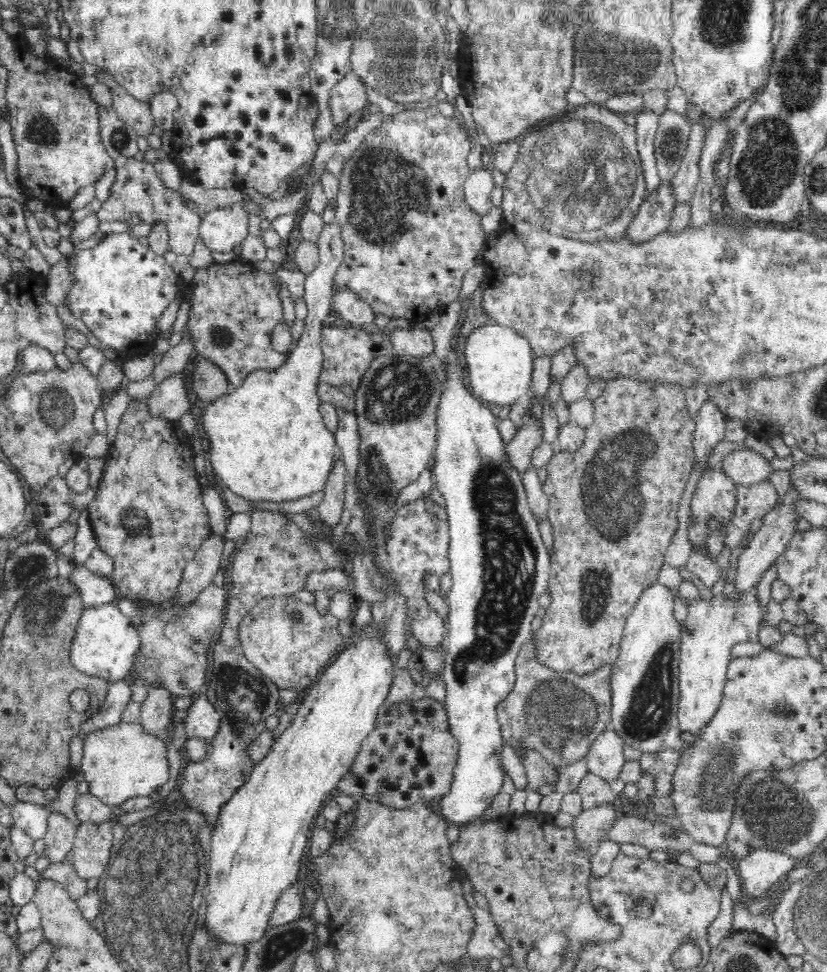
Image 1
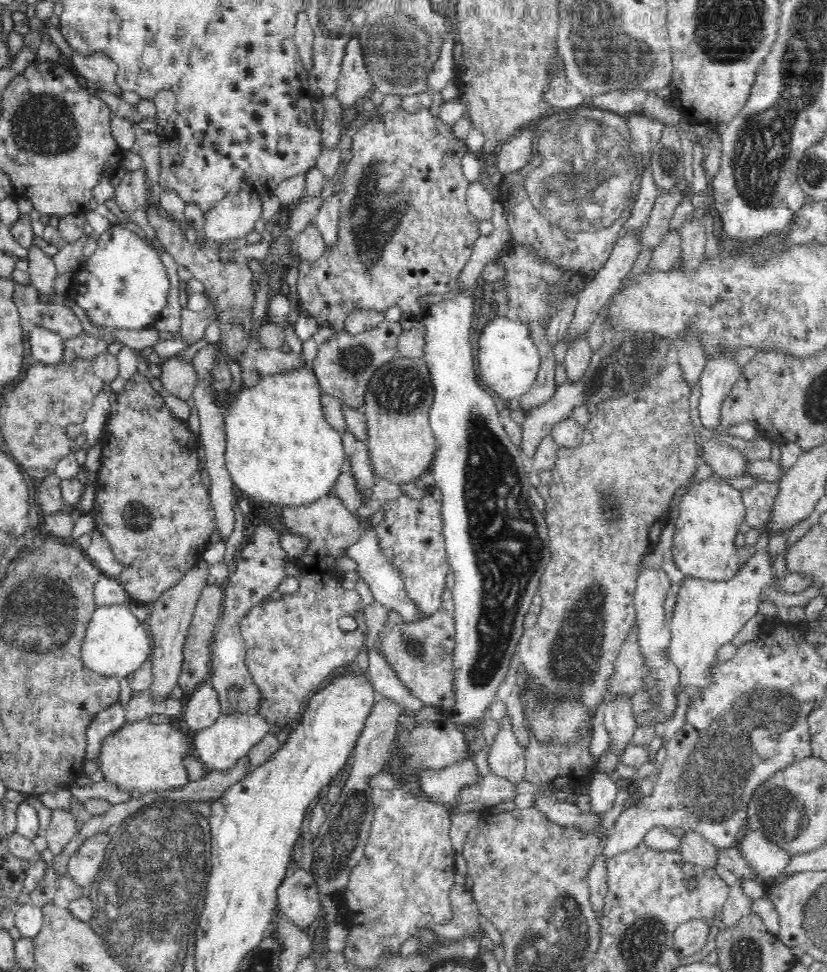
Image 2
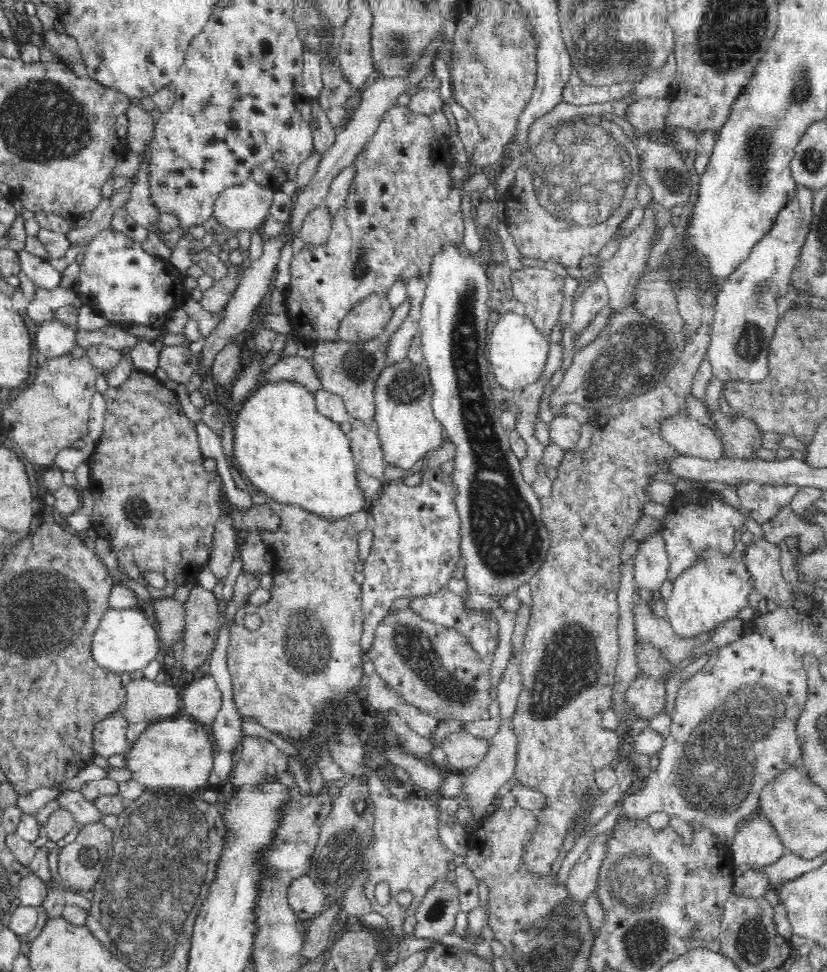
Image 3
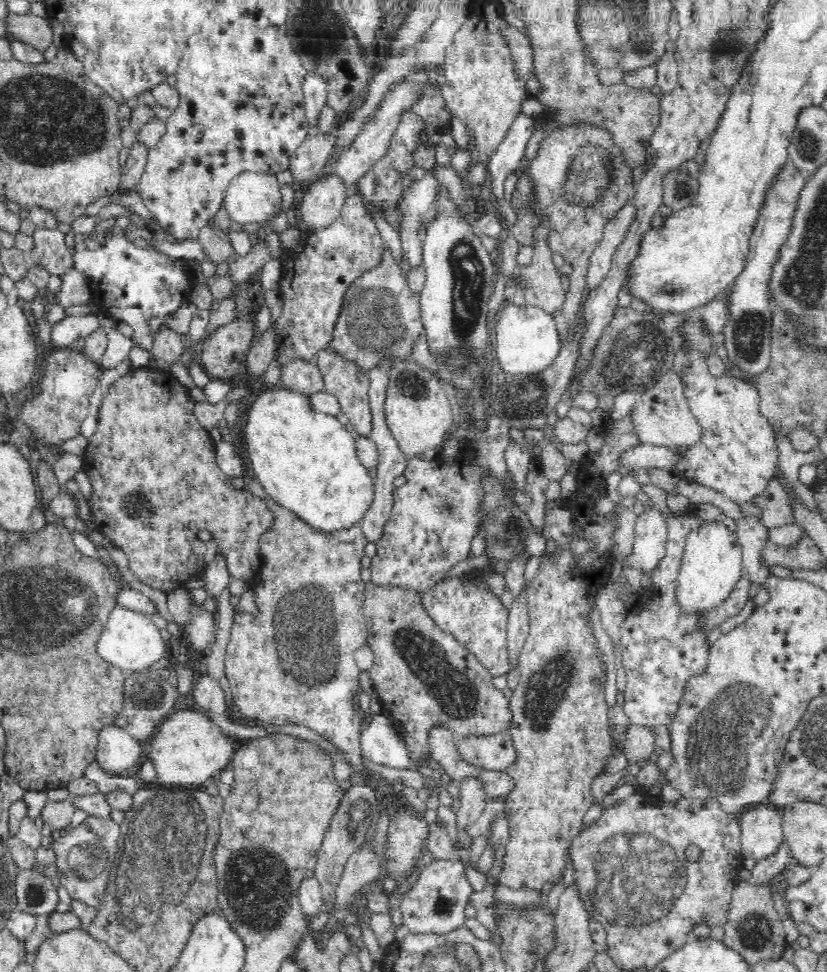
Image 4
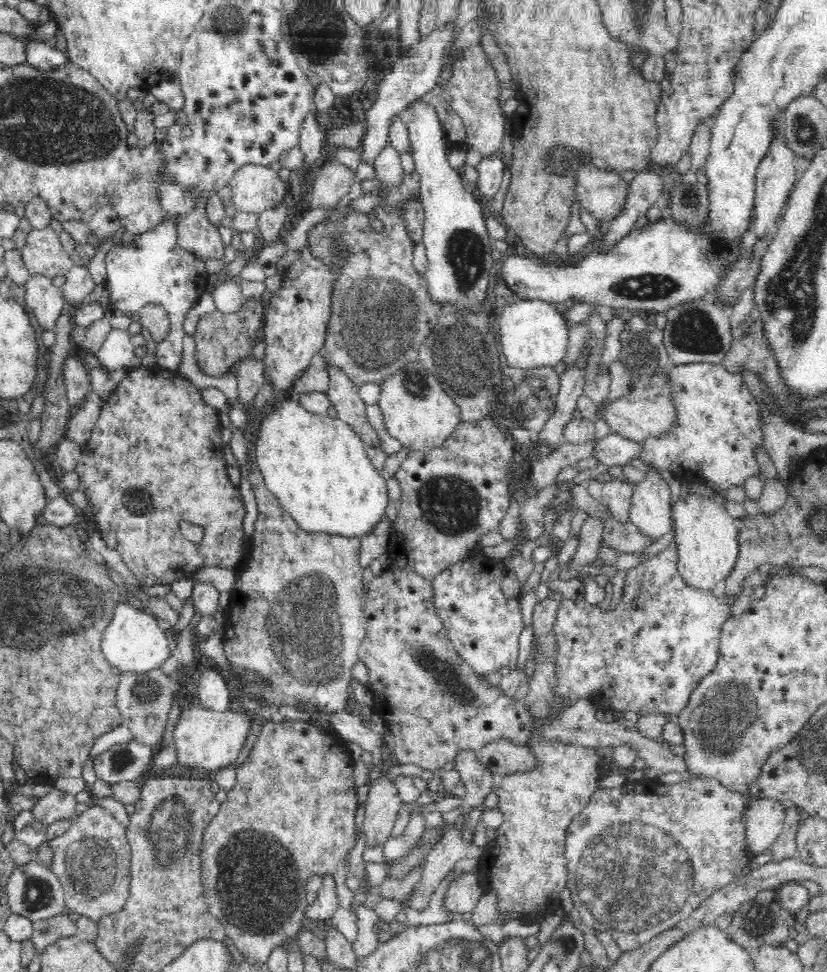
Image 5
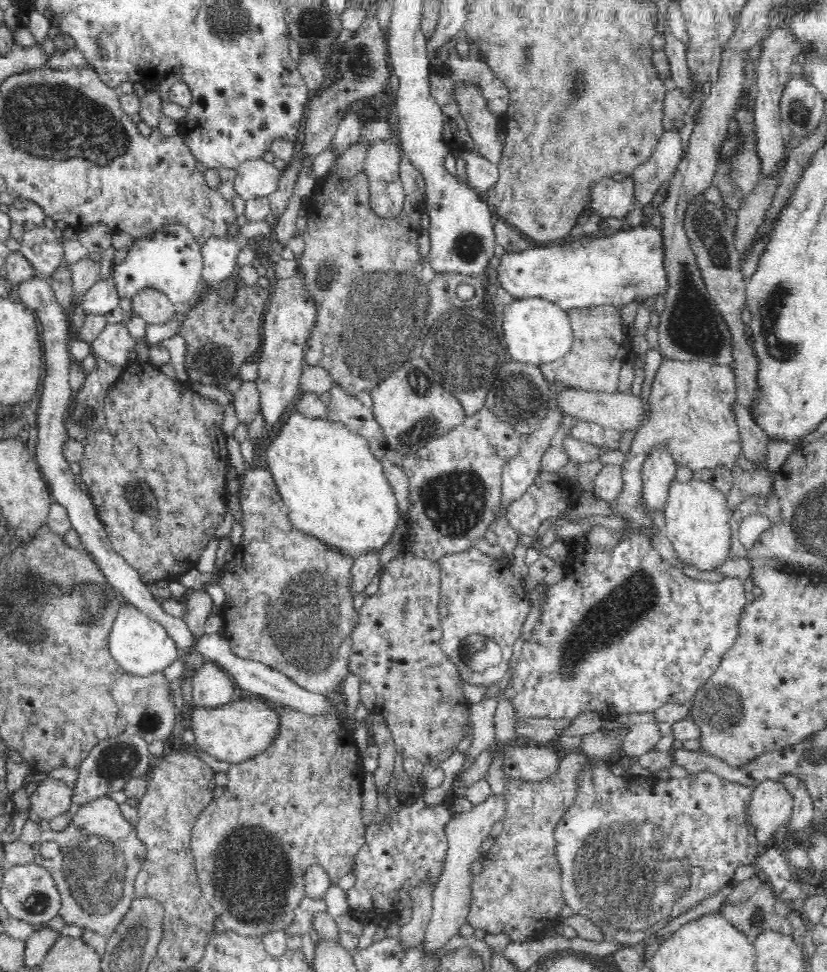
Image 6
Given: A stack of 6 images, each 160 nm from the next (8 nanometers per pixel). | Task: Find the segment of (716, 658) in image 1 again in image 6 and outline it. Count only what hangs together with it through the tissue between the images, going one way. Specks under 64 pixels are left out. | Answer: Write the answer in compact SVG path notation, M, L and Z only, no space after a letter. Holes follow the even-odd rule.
M674 477L669 482L666 502L662 511L666 521L667 537L671 540L681 562L700 570L700 572L707 572L718 568L728 558L731 551L731 520L734 518L735 513L730 511L726 494L722 490L718 490L710 482L704 482L704 480L692 479L680 482L678 478Z

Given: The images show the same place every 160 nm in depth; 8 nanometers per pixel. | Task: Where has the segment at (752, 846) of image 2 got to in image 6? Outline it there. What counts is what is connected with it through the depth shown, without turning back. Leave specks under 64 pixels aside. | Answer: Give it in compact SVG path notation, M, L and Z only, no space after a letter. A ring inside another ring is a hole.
M765 778L753 787L747 820L760 847L769 845L779 826L789 820L793 806L794 795L780 780Z

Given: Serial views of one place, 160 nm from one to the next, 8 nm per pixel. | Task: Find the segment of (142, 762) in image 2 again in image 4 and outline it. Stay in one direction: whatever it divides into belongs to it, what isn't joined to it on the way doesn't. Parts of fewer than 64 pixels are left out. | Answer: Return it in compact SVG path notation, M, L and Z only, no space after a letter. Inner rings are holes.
M194 708L176 709L162 722L154 735L154 739L146 745L146 759L154 764L156 777L164 784L208 784L214 776L228 769L236 753L233 737L224 734L208 715Z

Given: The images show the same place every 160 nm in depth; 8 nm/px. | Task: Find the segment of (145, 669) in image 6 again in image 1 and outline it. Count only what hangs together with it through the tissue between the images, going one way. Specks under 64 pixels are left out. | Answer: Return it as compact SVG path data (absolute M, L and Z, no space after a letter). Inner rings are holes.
M115 602L86 608L71 647L70 659L80 672L114 682L128 679L141 649L142 640L138 627L120 612Z

